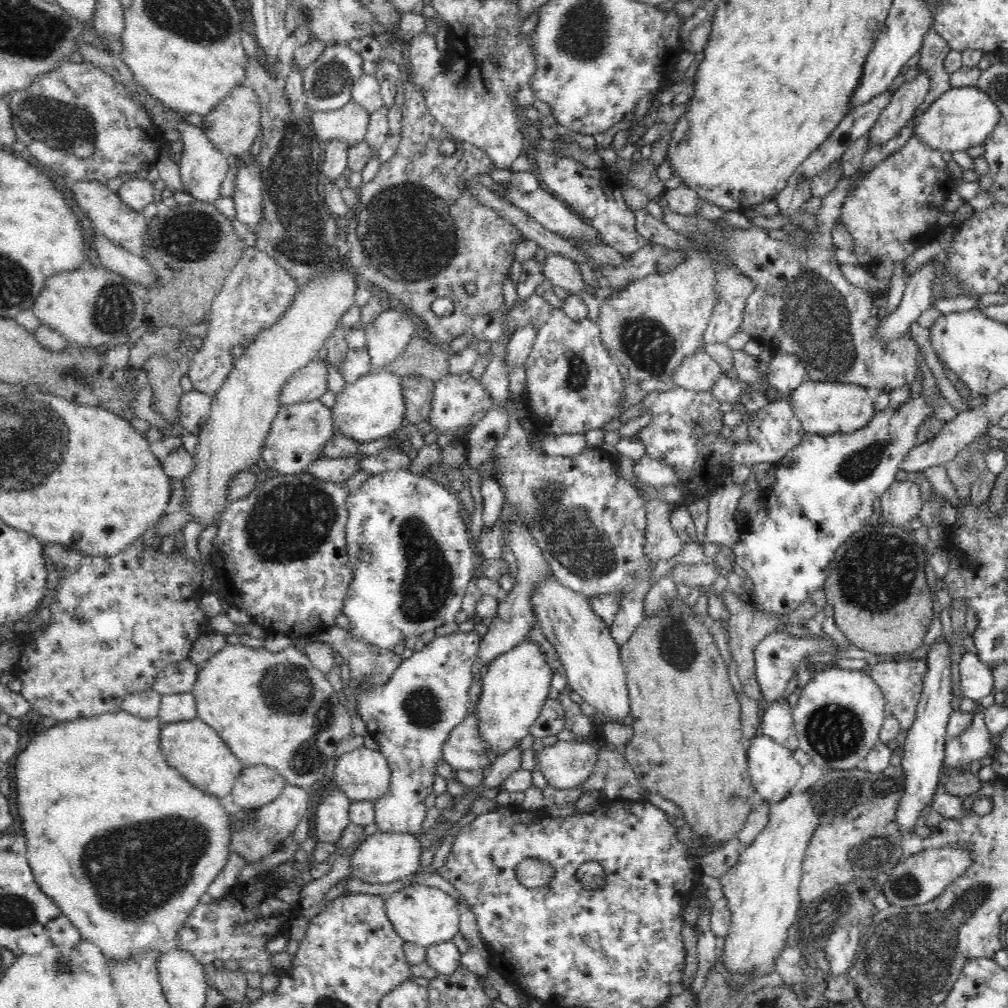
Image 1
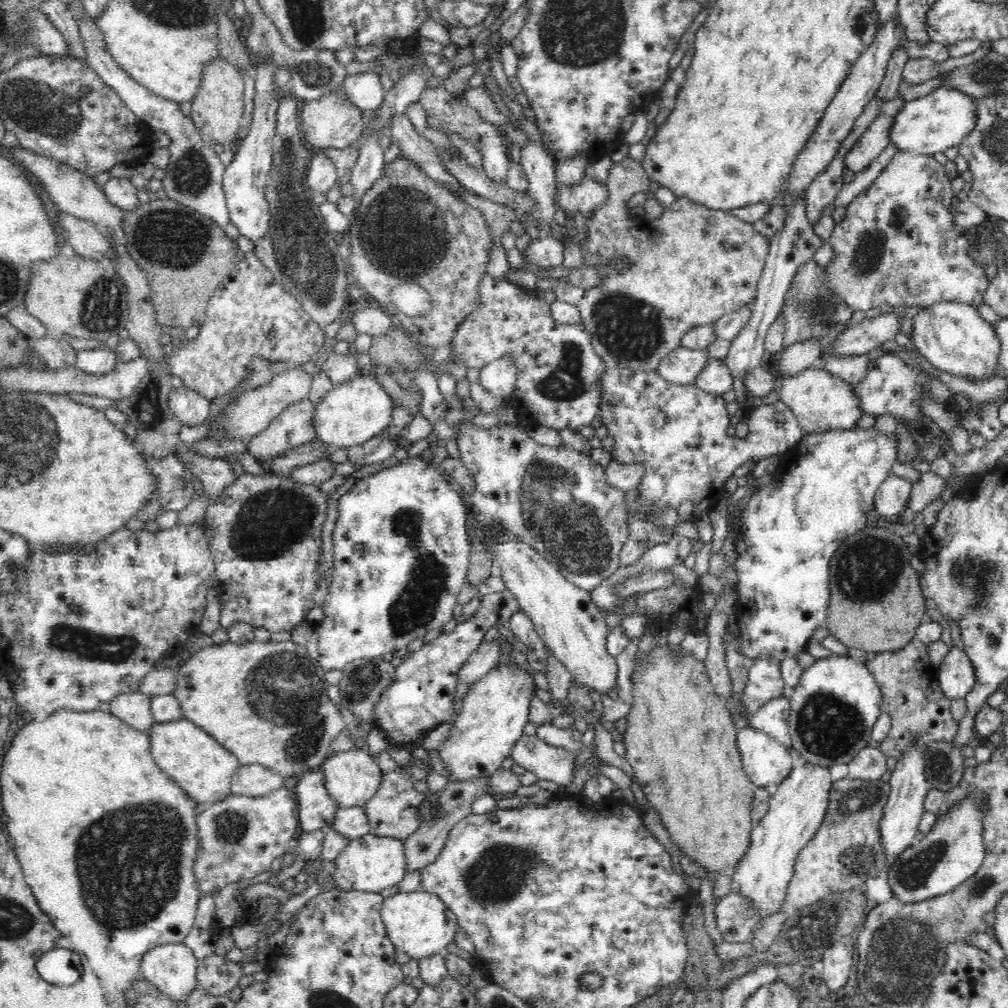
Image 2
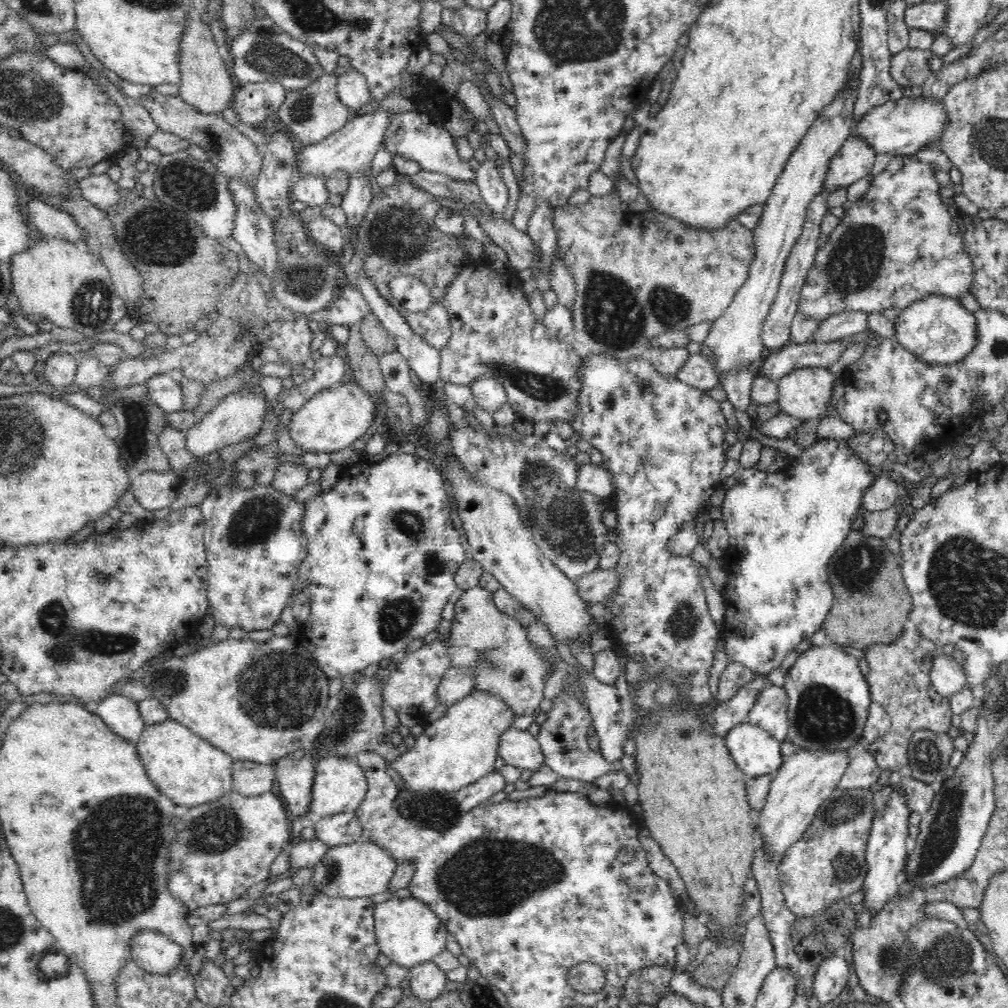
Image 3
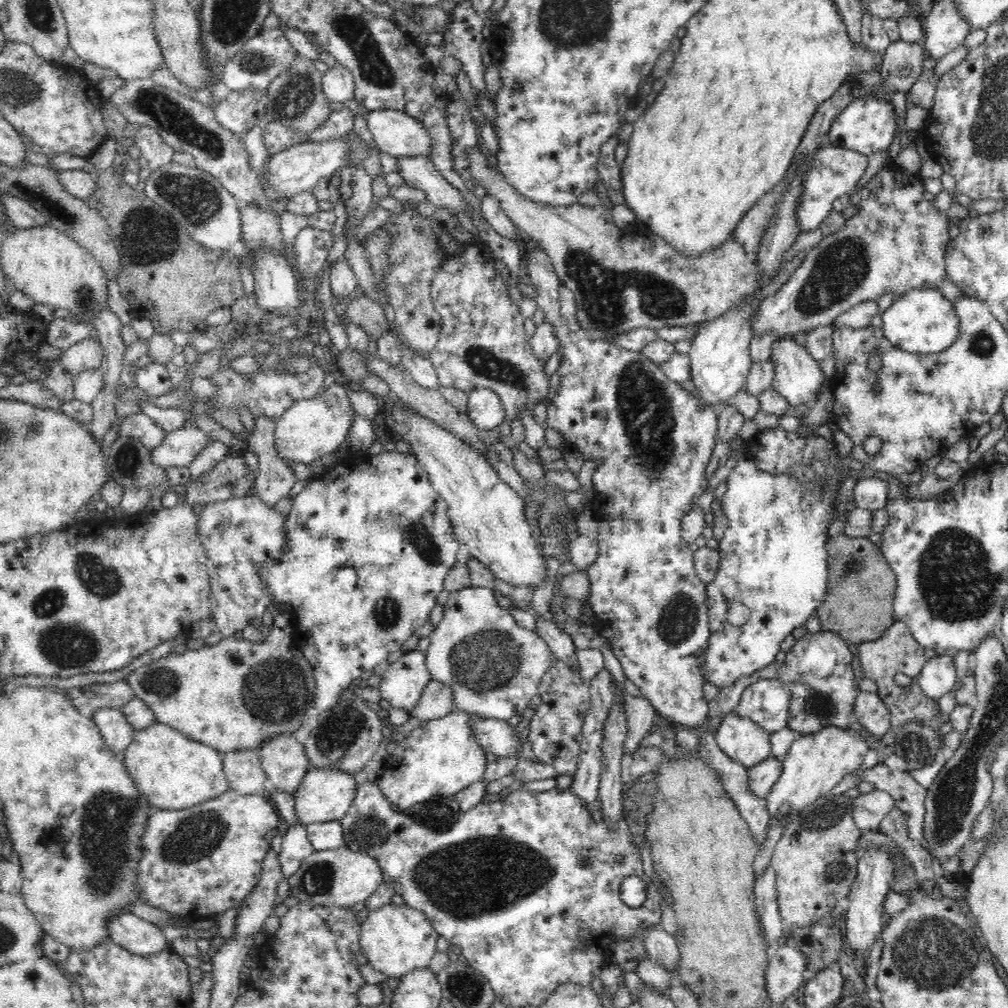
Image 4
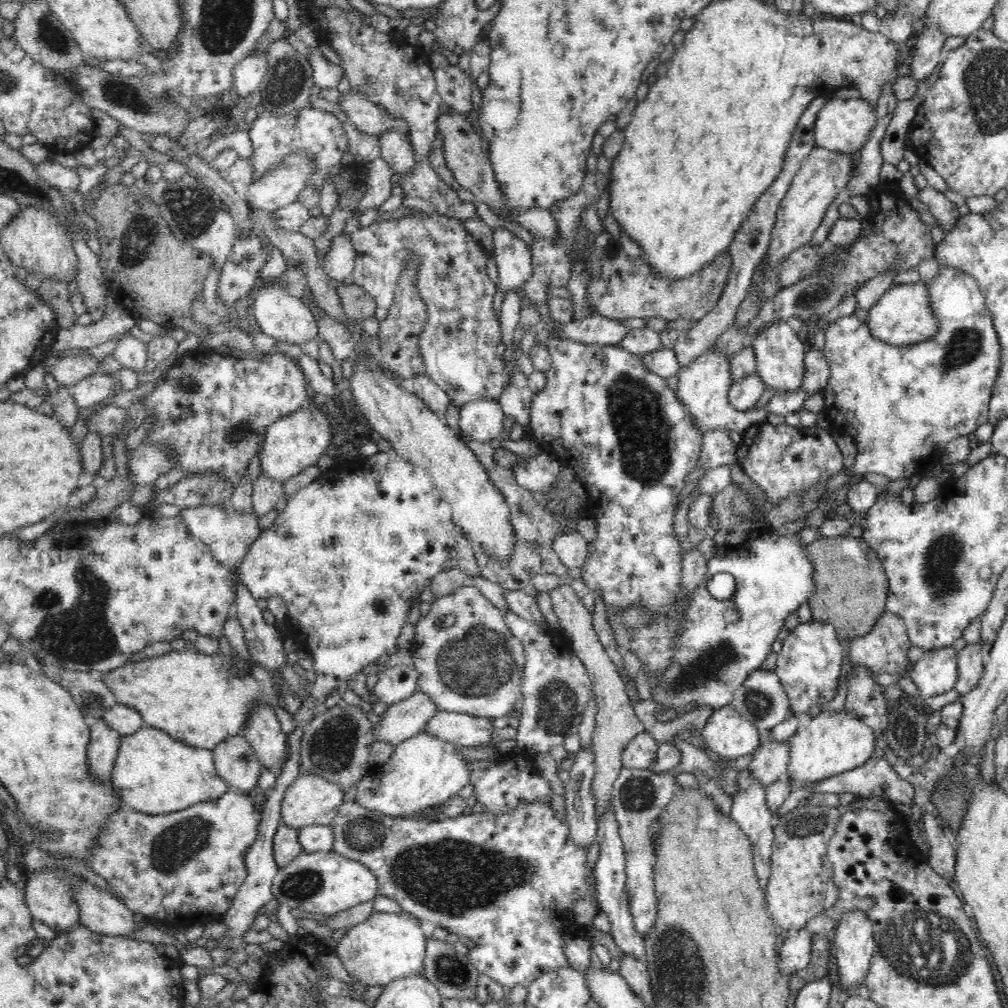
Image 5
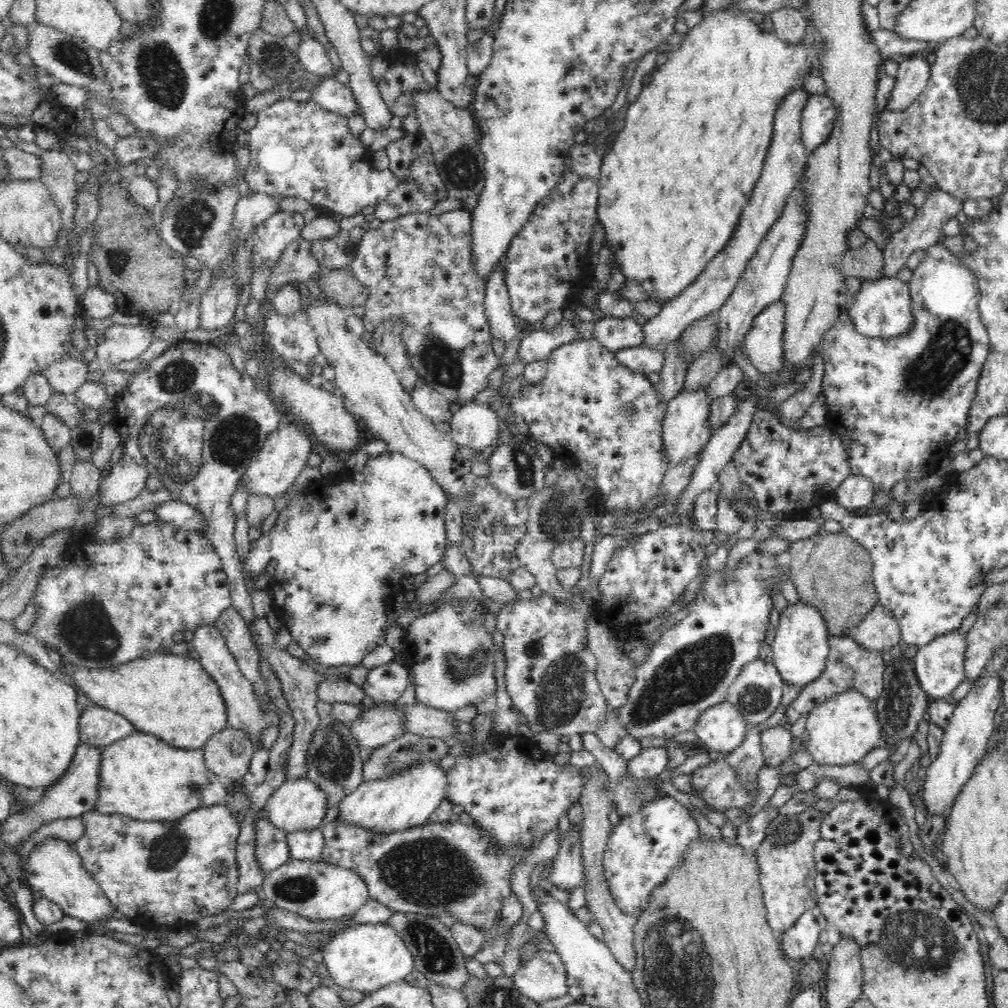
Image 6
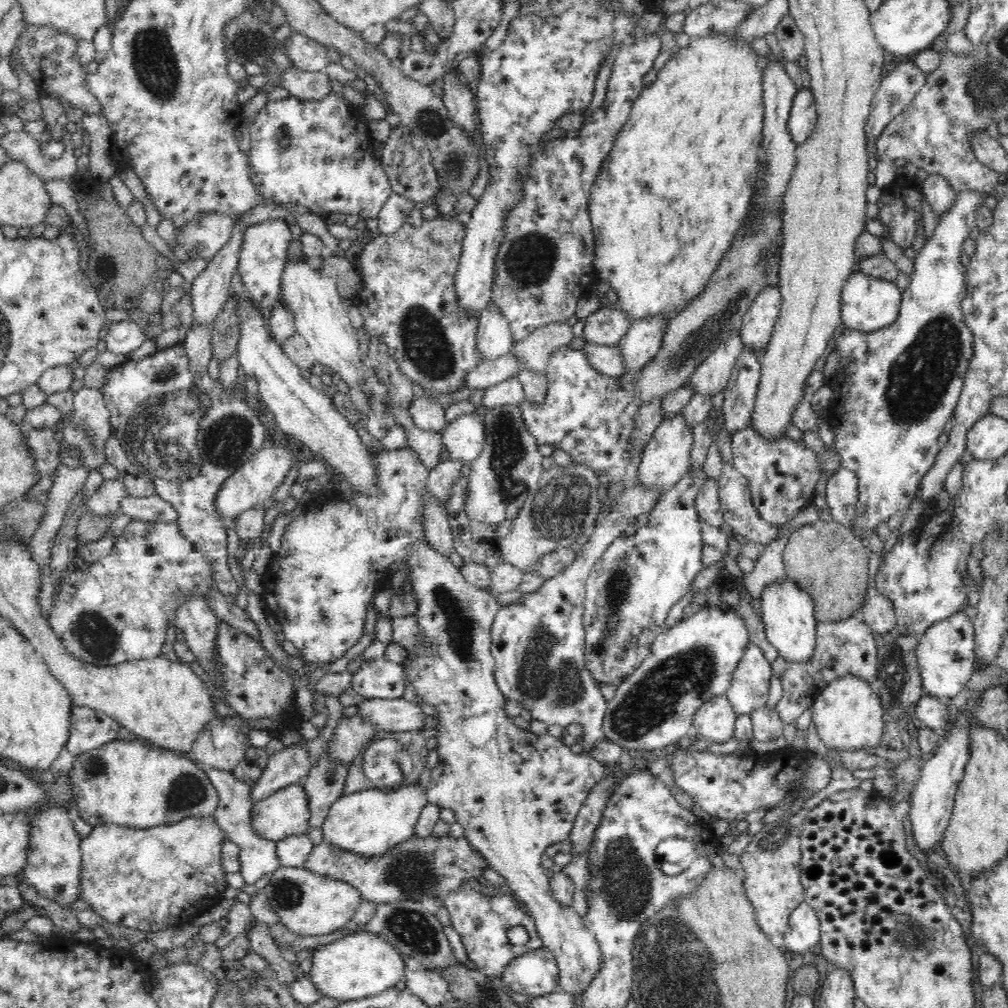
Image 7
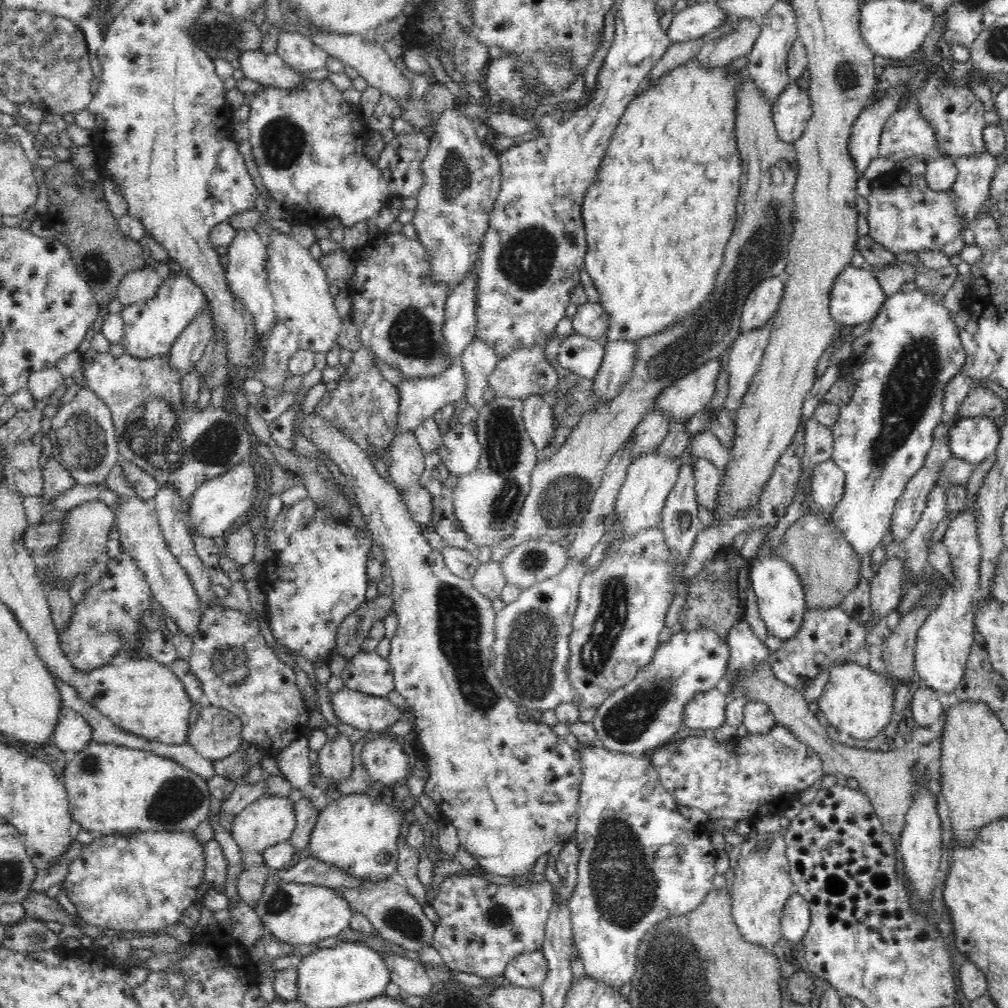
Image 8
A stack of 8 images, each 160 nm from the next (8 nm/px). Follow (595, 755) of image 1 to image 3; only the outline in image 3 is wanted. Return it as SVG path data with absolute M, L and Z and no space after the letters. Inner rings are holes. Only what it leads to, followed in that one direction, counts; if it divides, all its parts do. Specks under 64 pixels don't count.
M515 727L510 728L500 738L498 754L506 764L532 773L538 772L546 763L547 758L537 737Z

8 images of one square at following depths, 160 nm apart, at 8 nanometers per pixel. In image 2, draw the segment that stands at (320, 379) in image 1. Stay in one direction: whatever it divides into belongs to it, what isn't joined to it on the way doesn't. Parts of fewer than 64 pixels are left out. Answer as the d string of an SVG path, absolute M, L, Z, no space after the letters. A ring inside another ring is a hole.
M290 368L273 378L273 381L262 388L256 388L244 396L238 398L238 402L228 404L226 408L227 418L225 419L225 428L231 439L249 442L256 434L268 428L272 420L282 414L288 406L295 402L308 399L312 392L312 375L304 372L302 368Z

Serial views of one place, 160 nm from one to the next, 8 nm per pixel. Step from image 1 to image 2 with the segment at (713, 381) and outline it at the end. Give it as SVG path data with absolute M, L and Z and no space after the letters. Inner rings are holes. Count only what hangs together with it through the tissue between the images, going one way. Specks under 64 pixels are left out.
M681 347L673 351L658 366L657 372L668 382L680 385L696 385L696 378L713 359L705 350L691 350Z

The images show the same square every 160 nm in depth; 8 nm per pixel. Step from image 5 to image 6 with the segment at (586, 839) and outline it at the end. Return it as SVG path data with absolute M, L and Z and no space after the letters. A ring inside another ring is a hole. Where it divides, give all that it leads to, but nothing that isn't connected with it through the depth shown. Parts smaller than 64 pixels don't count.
M570 831L567 834L559 848L554 868L546 877L554 888L559 888L561 891L571 893L574 888L580 886L584 873L580 859L579 832Z

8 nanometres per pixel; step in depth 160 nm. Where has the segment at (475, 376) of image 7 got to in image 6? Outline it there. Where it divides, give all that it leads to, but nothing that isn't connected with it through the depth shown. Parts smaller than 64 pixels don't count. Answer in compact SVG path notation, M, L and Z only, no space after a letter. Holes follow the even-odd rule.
M562 322L560 328L554 332L544 332L540 327L527 329L521 336L515 360L528 365L537 360L547 359L556 348L572 340L577 340L577 337L571 322Z

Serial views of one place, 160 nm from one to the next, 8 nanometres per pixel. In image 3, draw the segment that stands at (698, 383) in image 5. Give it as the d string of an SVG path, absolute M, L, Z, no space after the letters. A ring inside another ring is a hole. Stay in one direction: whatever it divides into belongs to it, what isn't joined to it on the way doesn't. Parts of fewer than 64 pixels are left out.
M852 76L851 84L842 88L832 102L820 111L800 144L790 155L782 174L777 178L772 192L763 205L763 213L753 228L756 258L750 266L750 273L744 287L736 294L728 311L715 321L715 326L702 344L700 354L716 362L720 377L727 375L727 370L742 365L759 364L765 355L761 338L763 324L776 299L785 262L800 236L805 214L810 201L824 187L826 174L830 170L832 158L844 146L853 133L854 108L858 100L861 76Z

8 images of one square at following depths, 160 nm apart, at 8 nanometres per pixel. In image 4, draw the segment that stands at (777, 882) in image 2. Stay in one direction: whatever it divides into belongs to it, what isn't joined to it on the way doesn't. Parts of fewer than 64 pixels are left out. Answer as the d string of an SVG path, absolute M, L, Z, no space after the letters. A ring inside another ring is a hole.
M833 726L797 738L782 763L780 778L765 799L771 820L782 823L786 830L794 816L802 814L804 808L813 806L819 797L831 795L831 790L844 780L844 776L860 769L868 750L870 747L864 739L852 735L852 730L841 730Z

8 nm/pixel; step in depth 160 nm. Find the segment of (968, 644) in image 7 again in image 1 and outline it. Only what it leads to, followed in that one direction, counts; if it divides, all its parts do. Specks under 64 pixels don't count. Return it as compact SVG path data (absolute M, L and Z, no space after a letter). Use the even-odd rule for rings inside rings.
M965 653L960 658L959 692L978 703L994 692L994 677L988 663L980 660L976 653Z

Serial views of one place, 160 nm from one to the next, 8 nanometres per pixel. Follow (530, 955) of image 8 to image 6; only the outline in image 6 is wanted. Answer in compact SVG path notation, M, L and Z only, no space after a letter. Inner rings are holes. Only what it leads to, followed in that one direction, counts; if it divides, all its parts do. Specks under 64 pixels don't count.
M540 950L512 975L518 990L535 1002L568 994L566 968L556 951Z

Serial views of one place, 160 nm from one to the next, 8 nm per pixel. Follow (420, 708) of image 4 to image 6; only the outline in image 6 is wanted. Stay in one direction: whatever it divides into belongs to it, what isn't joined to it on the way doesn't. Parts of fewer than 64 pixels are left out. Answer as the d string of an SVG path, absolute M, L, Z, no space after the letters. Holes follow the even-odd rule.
M388 706L388 708L364 708L358 716L348 722L350 733L356 739L356 745L364 749L372 749L390 740L396 736L404 734L402 727L402 711L396 709L397 706Z

